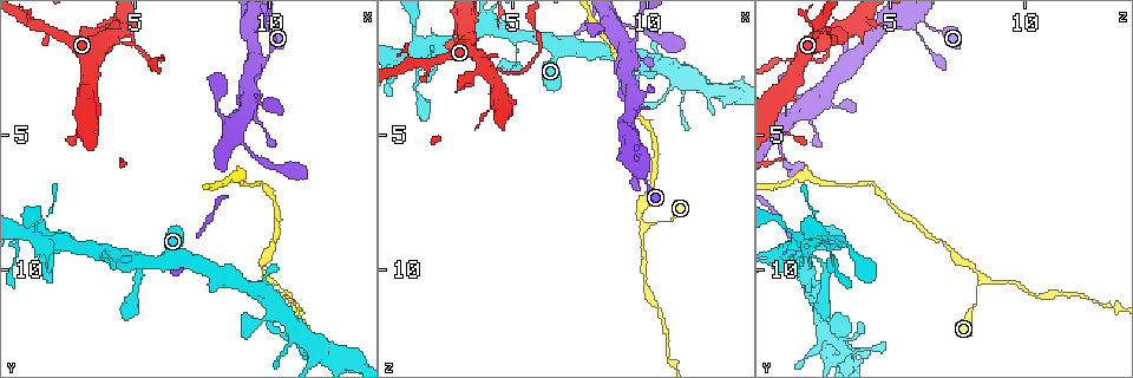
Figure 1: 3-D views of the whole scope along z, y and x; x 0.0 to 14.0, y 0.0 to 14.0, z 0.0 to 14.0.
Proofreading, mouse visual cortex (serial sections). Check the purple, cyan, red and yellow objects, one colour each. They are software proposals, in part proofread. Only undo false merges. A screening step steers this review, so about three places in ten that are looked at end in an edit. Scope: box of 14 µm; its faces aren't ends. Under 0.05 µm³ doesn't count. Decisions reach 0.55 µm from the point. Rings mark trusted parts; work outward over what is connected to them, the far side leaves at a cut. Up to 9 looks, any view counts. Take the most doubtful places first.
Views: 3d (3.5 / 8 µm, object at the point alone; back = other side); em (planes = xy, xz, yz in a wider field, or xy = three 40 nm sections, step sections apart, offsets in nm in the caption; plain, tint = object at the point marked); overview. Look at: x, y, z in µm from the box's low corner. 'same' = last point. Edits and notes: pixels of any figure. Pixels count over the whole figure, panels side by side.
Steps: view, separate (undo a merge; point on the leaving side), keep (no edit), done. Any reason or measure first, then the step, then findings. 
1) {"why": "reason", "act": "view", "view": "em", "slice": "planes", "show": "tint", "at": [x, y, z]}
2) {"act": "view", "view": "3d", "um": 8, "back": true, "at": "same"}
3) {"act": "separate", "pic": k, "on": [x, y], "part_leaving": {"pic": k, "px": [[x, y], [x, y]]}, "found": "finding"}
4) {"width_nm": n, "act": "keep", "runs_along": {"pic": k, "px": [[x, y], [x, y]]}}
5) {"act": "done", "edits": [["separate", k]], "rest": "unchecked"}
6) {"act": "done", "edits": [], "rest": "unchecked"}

{"why": "narrows sharply", "act": "view", "view": "3d", "um": 3.5, "back": true, "at": [5.2, 2.0, 2.8]}

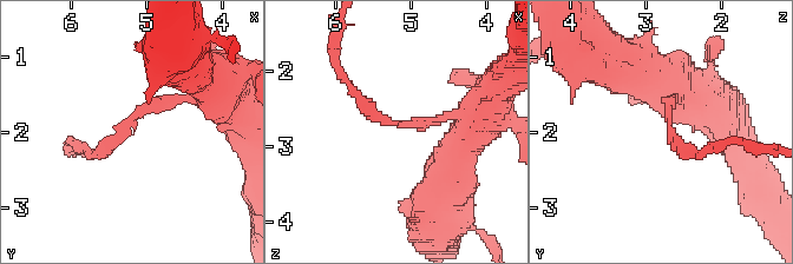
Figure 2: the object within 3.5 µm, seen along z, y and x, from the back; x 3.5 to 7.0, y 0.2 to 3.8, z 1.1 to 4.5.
{"arm_widths_nm": [150, 150], "why": "shape alone is not enough", "act": "view", "view": "em", "slice": "xy", "step": 5, "show": "tint", "at": [5.25, 1.95, 2.70]}

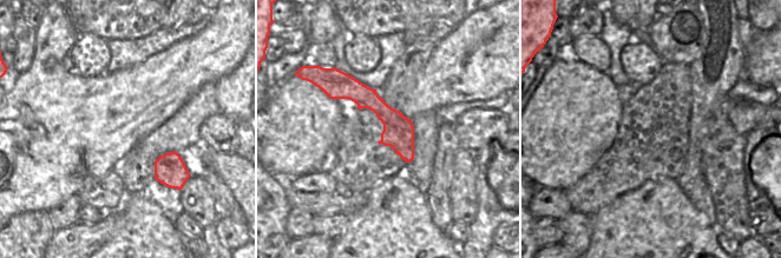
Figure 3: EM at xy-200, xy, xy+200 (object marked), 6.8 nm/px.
{"act": "view", "view": "em", "slice": "xy", "step": 1, "show": "tint", "at": "same"}

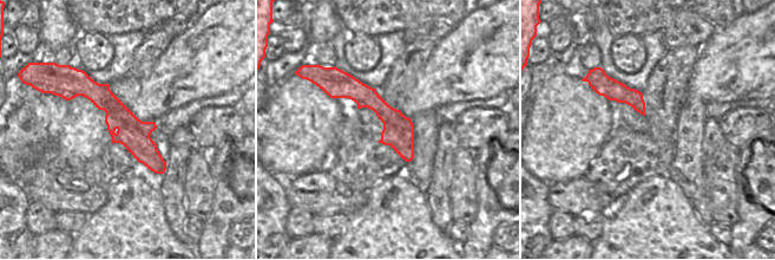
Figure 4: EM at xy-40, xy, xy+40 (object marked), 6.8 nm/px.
{"act": "separate", "pic": 2, "on": [358, 94], "part_leaving": {"pic": 2, "px": [[385, 121], [338, 70], [334, 33]]}, "found": "a second cell is stuck on"}

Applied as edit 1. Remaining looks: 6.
{"why": "three arms meet", "act": "view", "view": "3d", "um": 3.5, "back": true, "at": [10.1, 10.3, 8.4]}

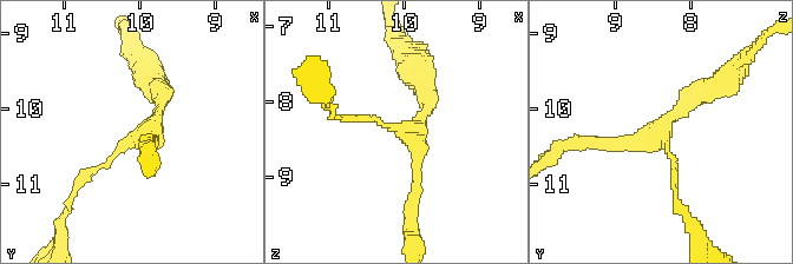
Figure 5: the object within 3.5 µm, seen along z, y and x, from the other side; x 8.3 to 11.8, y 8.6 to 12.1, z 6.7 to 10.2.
{"arms": 3, "arm_widths_nm": [150, 150, 200], "act": "view", "view": "em", "slice": "xy", "step": 5, "show": "plain", "at": [10.10, 10.35, 8.35]}

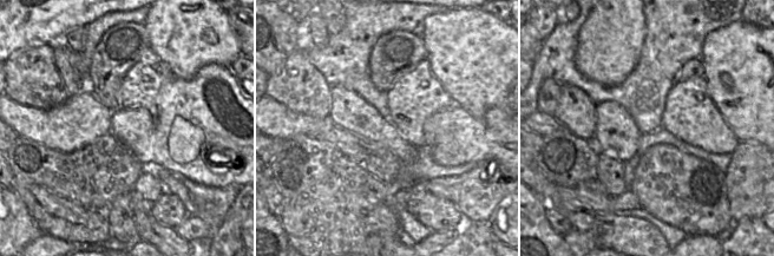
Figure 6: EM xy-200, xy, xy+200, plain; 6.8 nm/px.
{"why": "where the object lies", "act": "view", "view": "em", "slice": "xy", "step": 5, "show": "tint", "at": "same"}

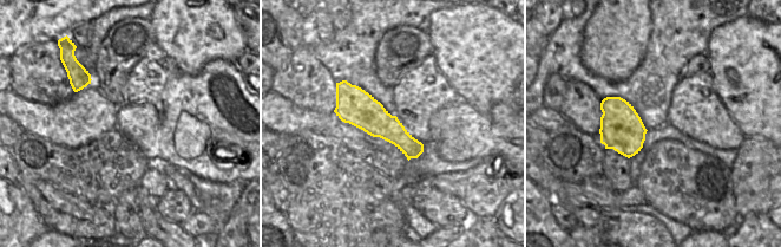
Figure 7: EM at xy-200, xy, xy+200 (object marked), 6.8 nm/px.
{"act": "keep", "runs_along": {"pic": 7, "px": [[339, 85], [375, 121], [420, 149]]}, "found": "all the same cell"}

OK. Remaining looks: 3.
{"act": "view", "view": "overview"}

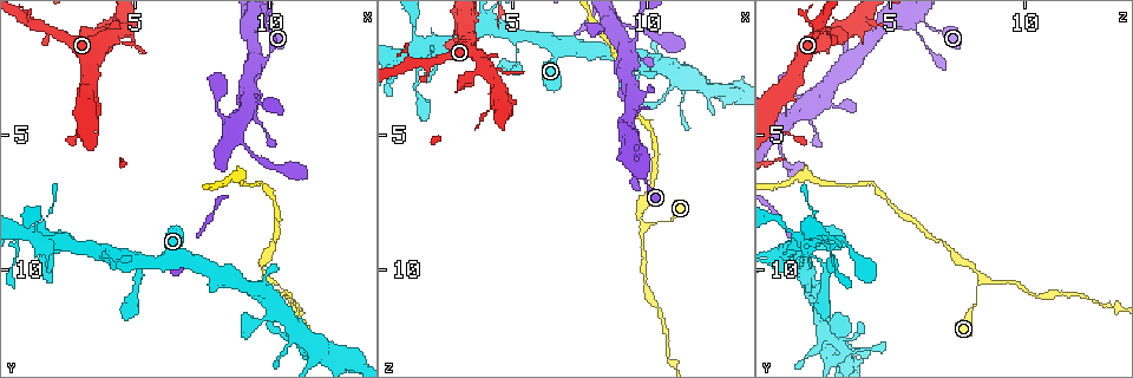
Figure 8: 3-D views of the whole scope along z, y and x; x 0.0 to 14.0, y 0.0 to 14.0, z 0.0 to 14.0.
{"act": "view", "view": "3d", "um": 8, "at": [9.3, 3.6, 2.3]}

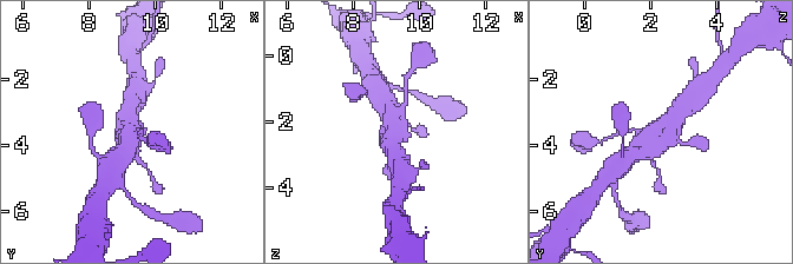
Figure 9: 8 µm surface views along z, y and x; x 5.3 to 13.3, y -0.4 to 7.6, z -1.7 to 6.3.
{"act": "view", "view": "em", "slice": "xy", "step": 2, "show": "tint", "at": [9.3, 3.6, 2.3]}

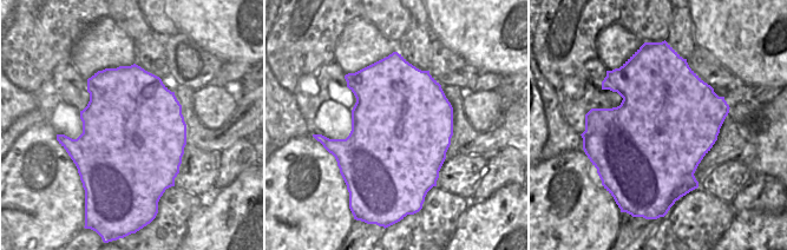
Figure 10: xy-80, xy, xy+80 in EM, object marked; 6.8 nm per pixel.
{"act": "keep", "found": "one cell here"}

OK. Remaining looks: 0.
{"act": "done", "edits": [["separate", 2]], "rest": "unchecked"}

